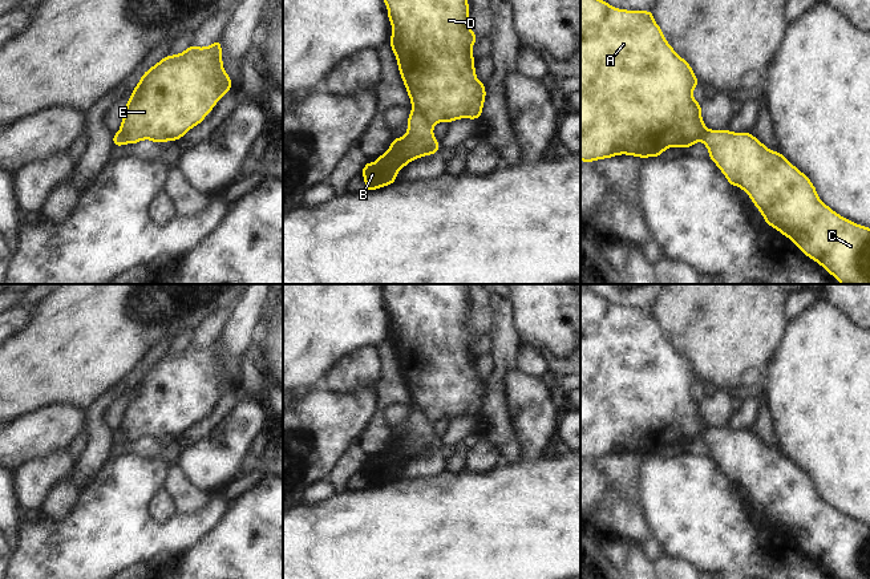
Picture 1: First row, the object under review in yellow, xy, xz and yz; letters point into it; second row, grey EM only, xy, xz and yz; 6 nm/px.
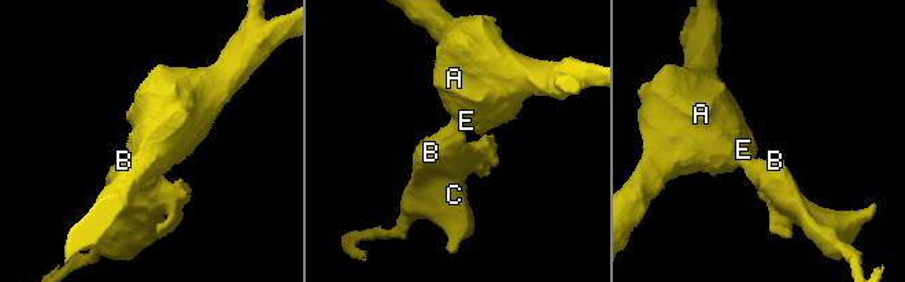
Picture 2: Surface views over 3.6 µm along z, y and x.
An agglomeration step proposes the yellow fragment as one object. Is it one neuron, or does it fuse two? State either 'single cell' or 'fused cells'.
fused cells

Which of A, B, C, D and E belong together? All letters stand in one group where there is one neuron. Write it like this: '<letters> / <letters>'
A D E / B C

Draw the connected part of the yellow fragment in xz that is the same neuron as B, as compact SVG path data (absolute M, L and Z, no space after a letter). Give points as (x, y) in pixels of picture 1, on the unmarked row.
M412 405L408 416L408 430L402 436L393 436L389 448L377 454L377 462L368 457L361 471L365 477L365 489L388 483L396 478L398 467L410 458L438 450L438 438L433 434L433 424Z

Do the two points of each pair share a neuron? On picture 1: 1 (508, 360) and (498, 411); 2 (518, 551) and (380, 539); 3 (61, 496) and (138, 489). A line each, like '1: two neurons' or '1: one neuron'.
1: one neuron
2: one neuron
3: two neurons

